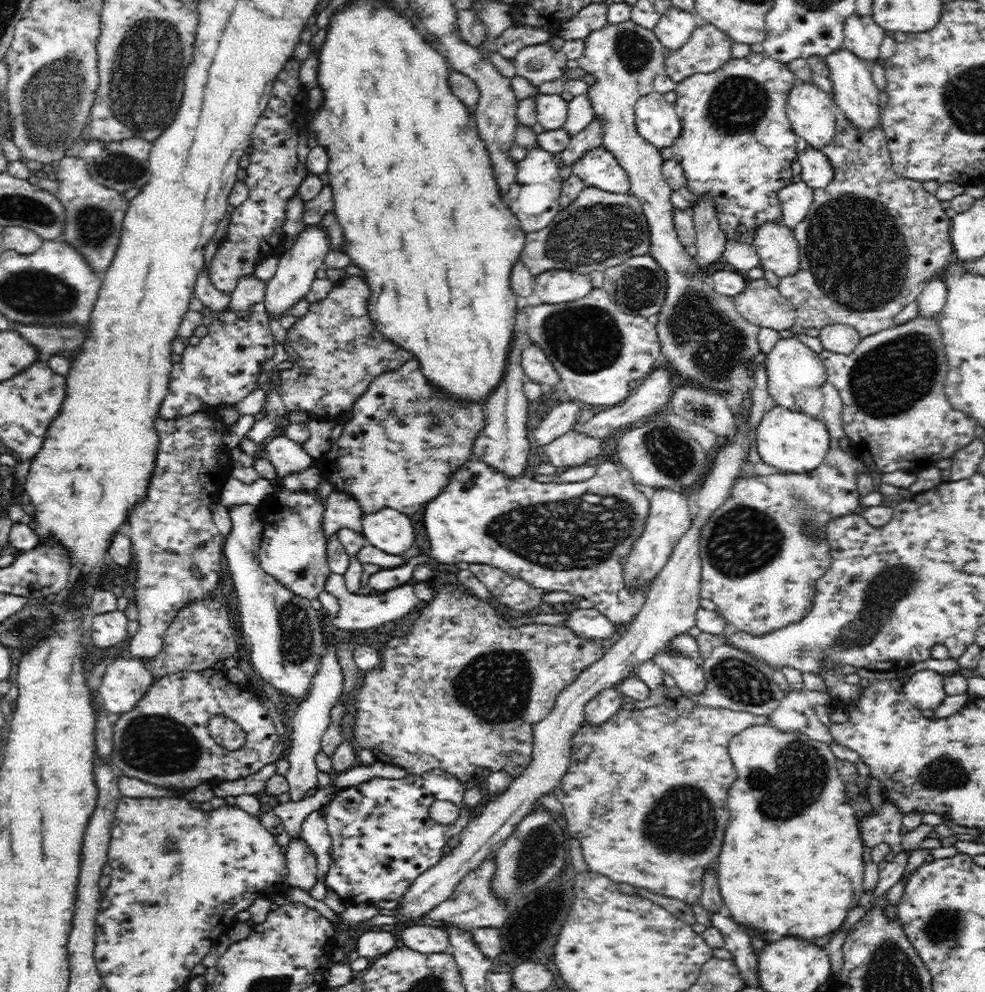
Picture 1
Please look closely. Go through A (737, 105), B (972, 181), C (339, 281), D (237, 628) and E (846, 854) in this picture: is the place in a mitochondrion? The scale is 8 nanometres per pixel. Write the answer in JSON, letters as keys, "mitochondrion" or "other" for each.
{"A":"mitochondrion","B":"other","C":"other","D":"other","E":"other"}

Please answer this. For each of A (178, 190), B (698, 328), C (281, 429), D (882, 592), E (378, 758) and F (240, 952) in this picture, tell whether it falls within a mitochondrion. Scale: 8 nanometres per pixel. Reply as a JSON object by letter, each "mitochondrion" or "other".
{"A":"other","B":"mitochondrion","C":"other","D":"mitochondrion","E":"other","F":"other"}

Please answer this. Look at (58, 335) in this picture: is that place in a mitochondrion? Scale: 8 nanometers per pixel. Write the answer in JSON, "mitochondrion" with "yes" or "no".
{"mitochondrion":"yes"}

